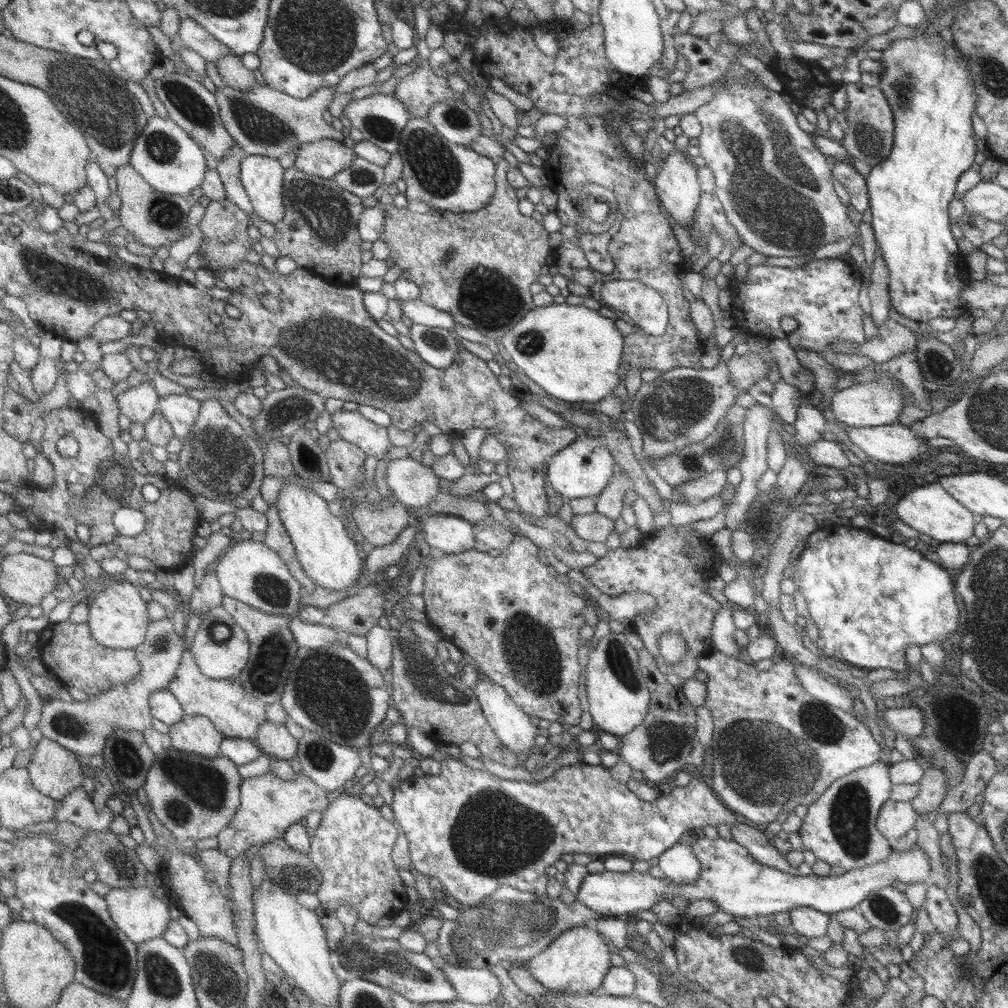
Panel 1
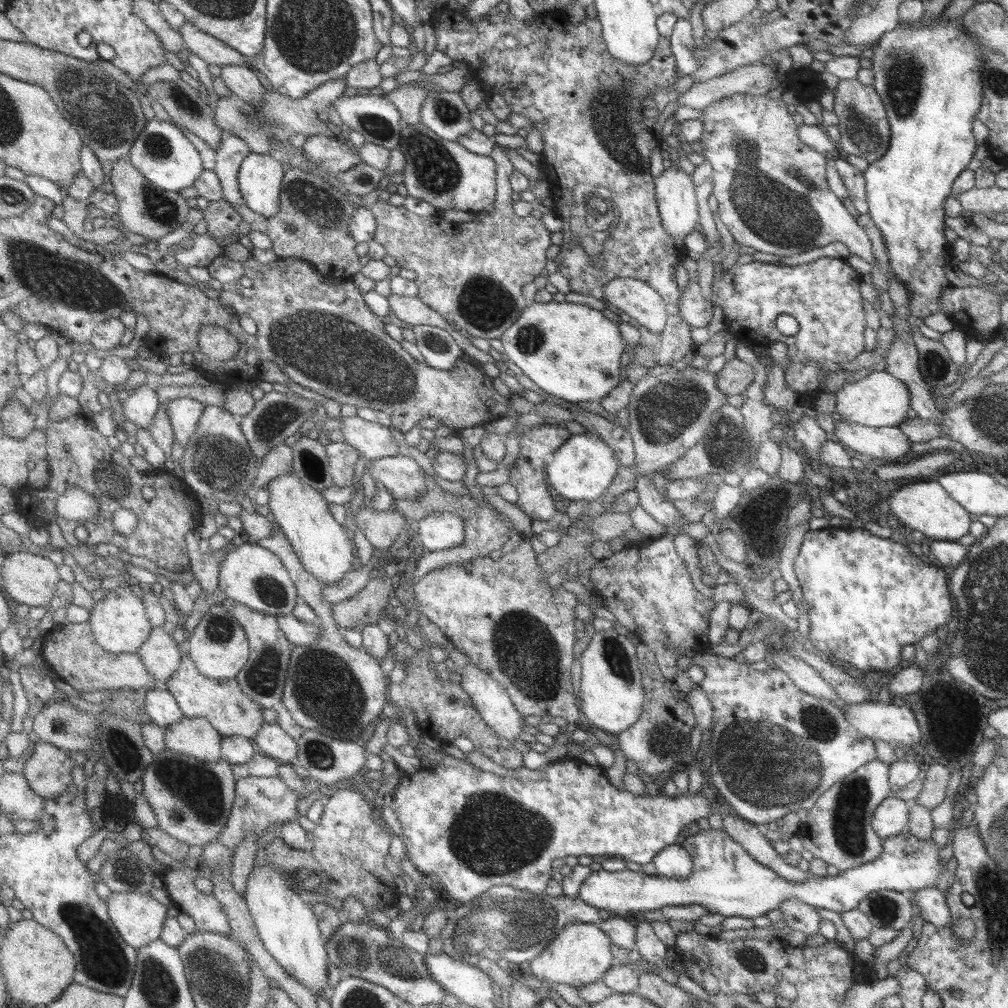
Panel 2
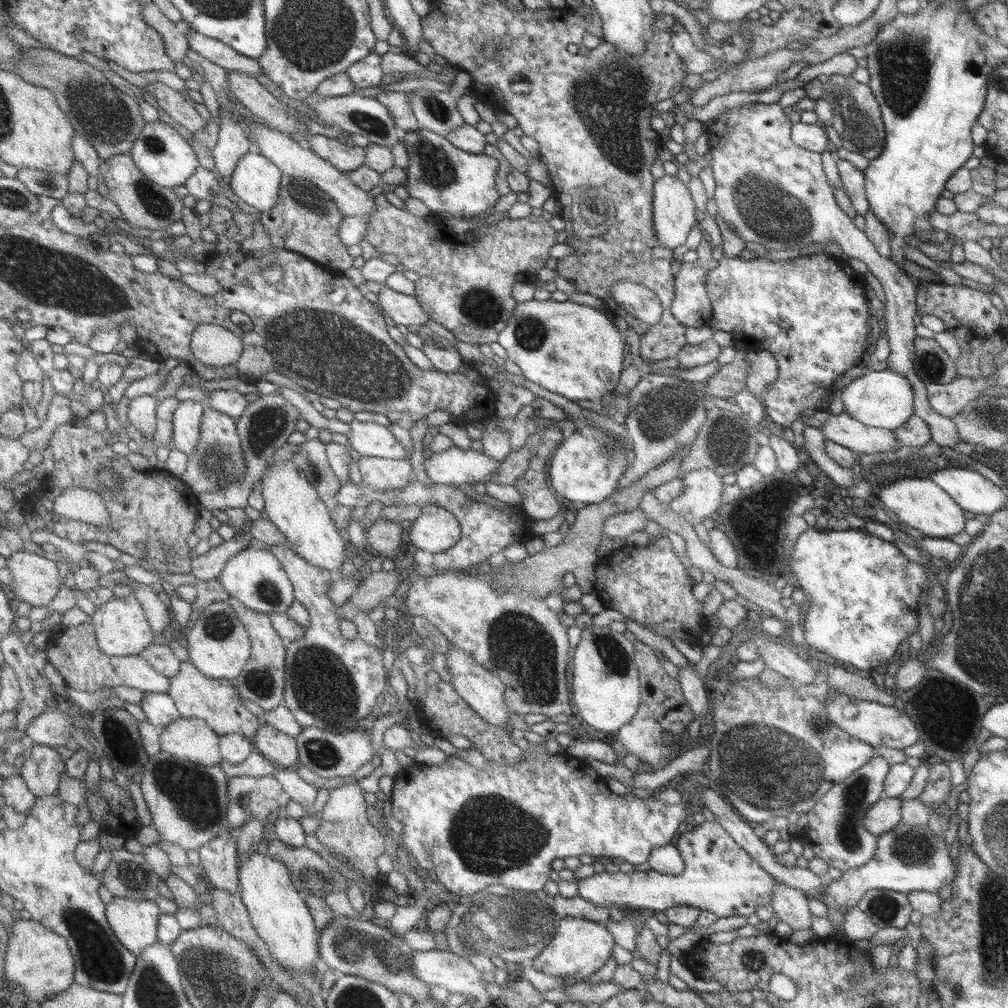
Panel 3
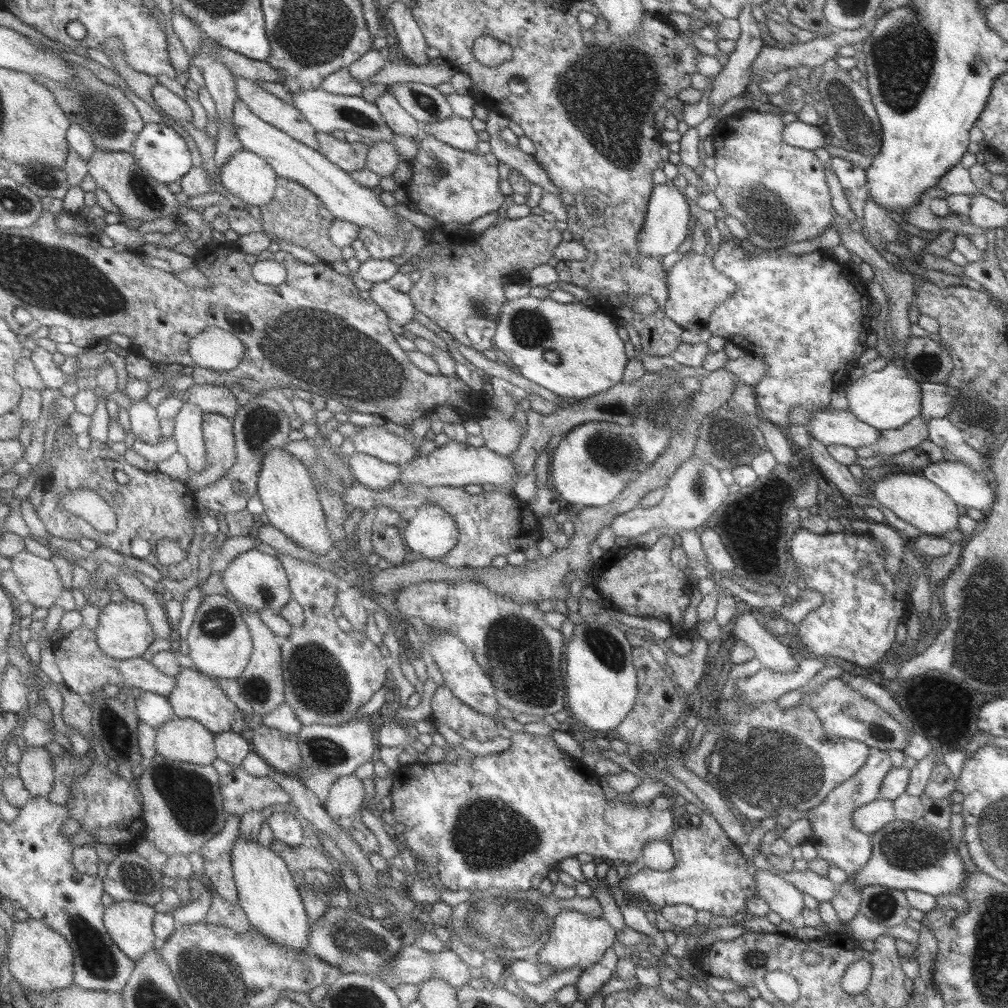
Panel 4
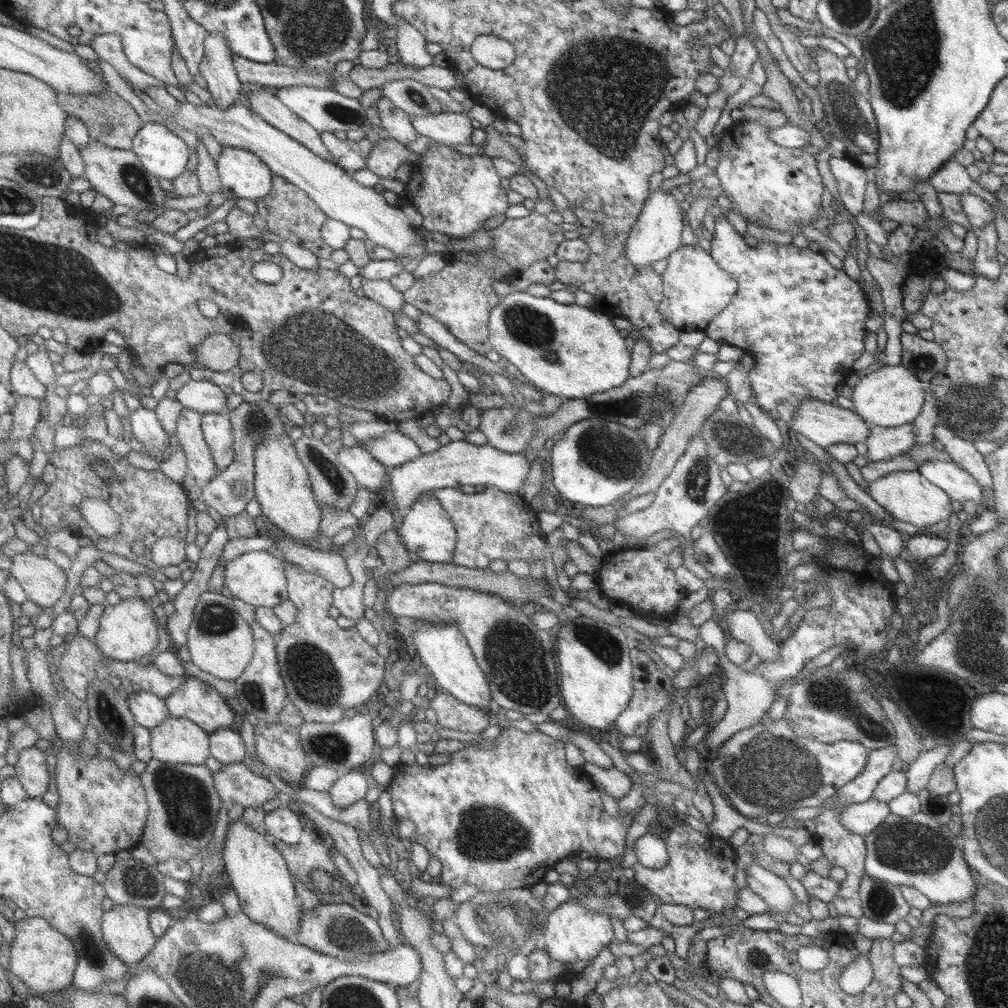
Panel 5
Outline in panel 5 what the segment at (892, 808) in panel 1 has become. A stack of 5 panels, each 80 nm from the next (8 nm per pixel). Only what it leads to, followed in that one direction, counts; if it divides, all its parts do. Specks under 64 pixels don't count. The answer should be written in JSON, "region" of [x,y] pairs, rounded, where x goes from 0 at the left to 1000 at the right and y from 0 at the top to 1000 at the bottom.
{"region":[[[864,791],[858,796],[839,800],[830,811],[830,815],[834,816],[840,825],[858,830],[878,814],[881,808],[881,798]]]}

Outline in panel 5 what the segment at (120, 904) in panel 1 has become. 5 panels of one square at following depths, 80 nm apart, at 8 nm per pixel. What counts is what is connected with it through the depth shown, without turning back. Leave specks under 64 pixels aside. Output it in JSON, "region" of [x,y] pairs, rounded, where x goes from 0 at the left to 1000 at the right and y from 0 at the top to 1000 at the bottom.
{"region":[[[115,898],[103,906],[101,922],[104,935],[118,952],[134,961],[151,944],[157,931],[151,924],[149,909],[152,902],[132,898]]]}

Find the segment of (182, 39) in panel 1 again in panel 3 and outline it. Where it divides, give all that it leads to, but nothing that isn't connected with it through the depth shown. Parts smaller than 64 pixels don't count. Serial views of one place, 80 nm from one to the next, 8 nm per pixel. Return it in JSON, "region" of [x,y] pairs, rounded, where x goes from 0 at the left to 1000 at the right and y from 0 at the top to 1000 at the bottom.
{"region":[[[188,31],[186,35],[189,50],[207,62],[216,63],[226,70],[242,71],[251,75],[262,73],[255,59],[235,52],[230,46],[195,31]]]}

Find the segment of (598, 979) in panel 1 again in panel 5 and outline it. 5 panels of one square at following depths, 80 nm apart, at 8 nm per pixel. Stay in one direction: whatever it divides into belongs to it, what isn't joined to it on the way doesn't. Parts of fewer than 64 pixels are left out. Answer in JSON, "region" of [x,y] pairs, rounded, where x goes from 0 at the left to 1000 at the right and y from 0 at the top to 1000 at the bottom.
{"region":[[[564,893],[554,898],[542,910],[539,925],[536,929],[536,938],[555,955],[568,956],[571,953],[586,954],[594,946],[596,940],[608,934],[608,922],[605,911],[576,900],[572,893]]]}

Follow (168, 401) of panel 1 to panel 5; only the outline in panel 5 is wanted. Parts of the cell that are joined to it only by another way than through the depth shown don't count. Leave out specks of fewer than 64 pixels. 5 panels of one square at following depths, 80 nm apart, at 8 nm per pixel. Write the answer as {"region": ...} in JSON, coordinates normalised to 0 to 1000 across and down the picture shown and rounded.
{"region":[[[184,405],[177,418],[175,433],[179,444],[184,447],[188,470],[198,480],[199,485],[203,485],[217,466],[214,465],[210,446],[202,436],[198,409]]]}

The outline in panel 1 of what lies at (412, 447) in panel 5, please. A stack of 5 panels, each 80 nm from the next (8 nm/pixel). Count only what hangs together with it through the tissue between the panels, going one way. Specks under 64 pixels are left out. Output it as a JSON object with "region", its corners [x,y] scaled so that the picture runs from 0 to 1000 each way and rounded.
{"region":[[[334,408],[329,411],[329,425],[340,437],[359,444],[364,451],[378,454],[390,442],[384,425],[360,415],[356,409]]]}

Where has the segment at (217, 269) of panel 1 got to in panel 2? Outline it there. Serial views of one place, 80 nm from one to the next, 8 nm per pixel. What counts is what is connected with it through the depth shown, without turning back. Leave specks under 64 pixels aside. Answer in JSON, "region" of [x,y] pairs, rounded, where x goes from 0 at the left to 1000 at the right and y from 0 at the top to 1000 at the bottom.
{"region":[[[222,196],[213,200],[207,200],[206,206],[201,210],[201,216],[205,221],[206,234],[212,238],[225,238],[232,234],[236,241],[235,230],[241,220],[241,214],[233,208],[233,203]]]}

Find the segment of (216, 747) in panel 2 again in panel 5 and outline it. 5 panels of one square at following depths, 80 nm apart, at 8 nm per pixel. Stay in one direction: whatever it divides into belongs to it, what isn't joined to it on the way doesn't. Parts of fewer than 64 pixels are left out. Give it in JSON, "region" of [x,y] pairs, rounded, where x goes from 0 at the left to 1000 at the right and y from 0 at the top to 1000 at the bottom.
{"region":[[[169,710],[151,723],[151,747],[160,756],[202,759],[210,750],[208,730],[194,716]]]}

